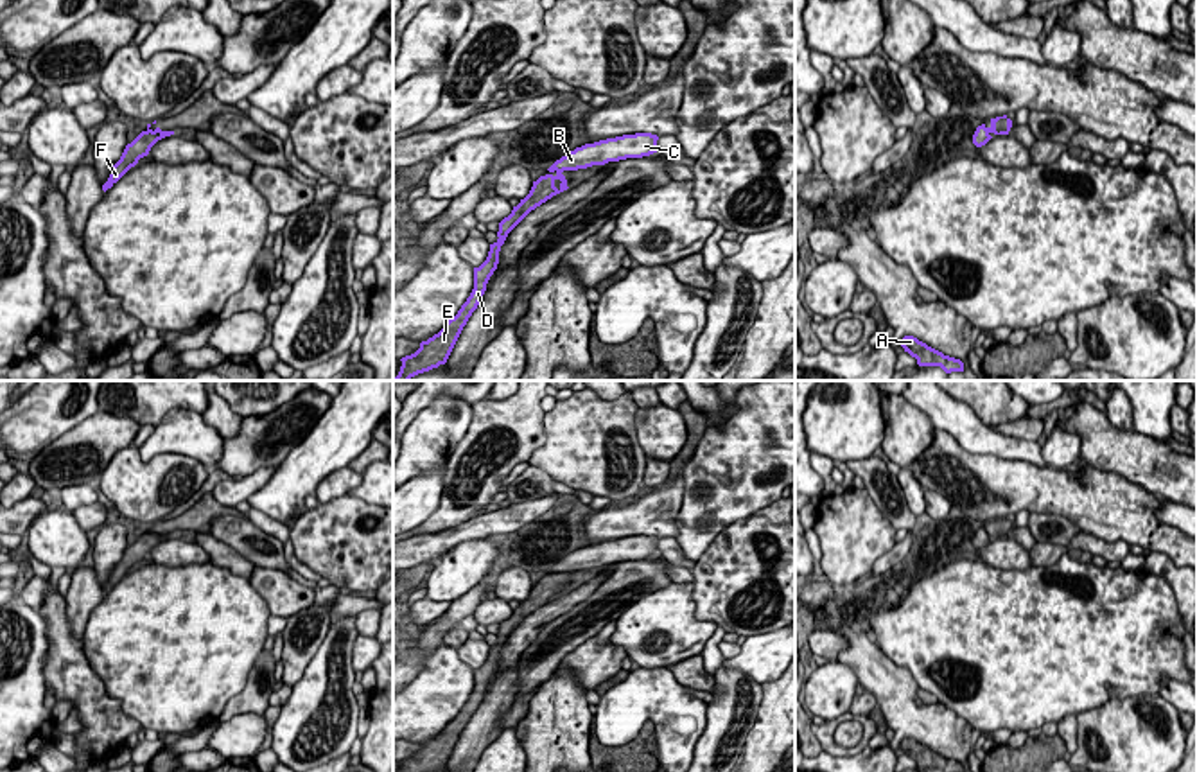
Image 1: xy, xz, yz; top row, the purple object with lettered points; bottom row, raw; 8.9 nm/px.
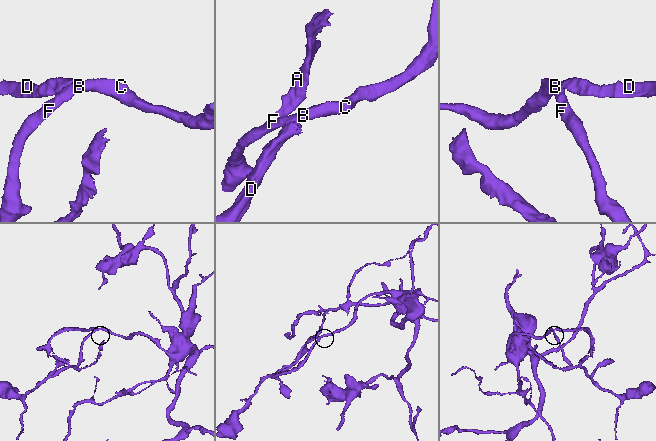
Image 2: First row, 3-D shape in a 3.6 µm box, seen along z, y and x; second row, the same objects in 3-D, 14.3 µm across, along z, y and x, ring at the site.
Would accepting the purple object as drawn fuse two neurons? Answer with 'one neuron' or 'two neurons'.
two neurons

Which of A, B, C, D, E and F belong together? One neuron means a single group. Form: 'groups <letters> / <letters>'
groups A D E / B C F

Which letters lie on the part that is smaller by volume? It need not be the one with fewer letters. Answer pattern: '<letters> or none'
A, D, E

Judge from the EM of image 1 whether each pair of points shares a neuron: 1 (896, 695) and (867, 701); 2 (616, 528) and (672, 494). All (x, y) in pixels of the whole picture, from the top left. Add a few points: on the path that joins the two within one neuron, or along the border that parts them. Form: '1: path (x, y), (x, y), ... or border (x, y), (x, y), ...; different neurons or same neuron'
1: border (867, 690), (878, 702); different neurons
2: path (630, 521), (645, 517), (657, 508); same neuron

